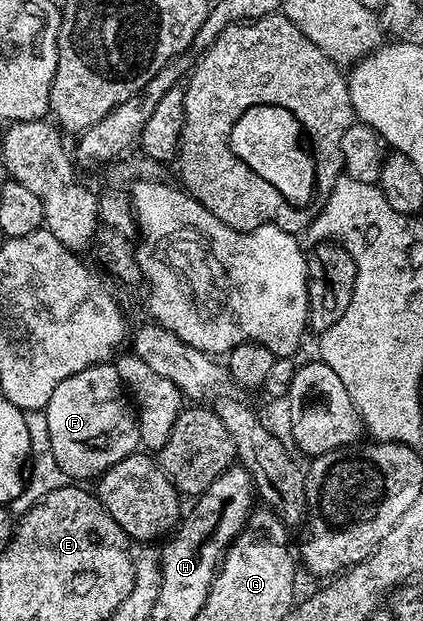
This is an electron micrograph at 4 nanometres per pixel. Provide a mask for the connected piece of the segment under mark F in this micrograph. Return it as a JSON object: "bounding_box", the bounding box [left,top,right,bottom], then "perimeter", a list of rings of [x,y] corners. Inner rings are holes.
{"bounding_box":[43,362,141,482],"perimeter":[[[113,362],[96,364],[87,370],[79,370],[79,374],[71,374],[71,378],[63,378],[63,382],[55,386],[43,411],[47,418],[47,430],[51,430],[51,450],[55,454],[55,462],[59,462],[61,469],[77,482],[85,482],[88,476],[100,477],[101,473],[115,466],[115,462],[138,451],[141,443],[137,413]]]}

